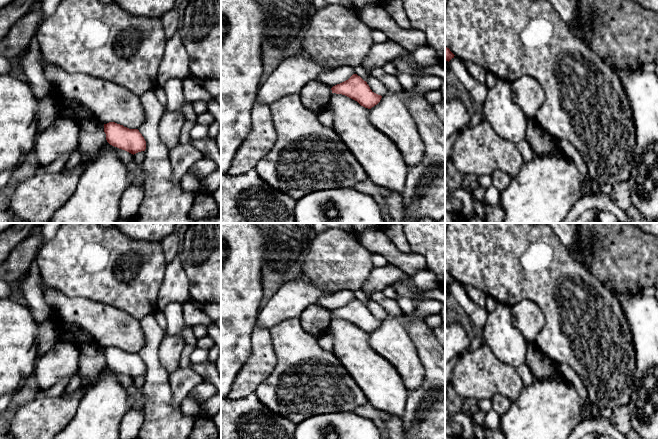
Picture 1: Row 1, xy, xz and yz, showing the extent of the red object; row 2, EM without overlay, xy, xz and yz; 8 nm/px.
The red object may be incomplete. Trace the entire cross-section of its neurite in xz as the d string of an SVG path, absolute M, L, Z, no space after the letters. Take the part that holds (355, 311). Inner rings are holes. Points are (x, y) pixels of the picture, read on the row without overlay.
M353 298L348 304L331 312L332 317L345 319L361 330L371 333L377 329L382 320L374 317L366 305L357 298Z

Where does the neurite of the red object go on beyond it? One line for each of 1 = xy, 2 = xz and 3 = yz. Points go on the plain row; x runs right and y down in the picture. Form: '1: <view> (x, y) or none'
1: none
2: none
3: none

